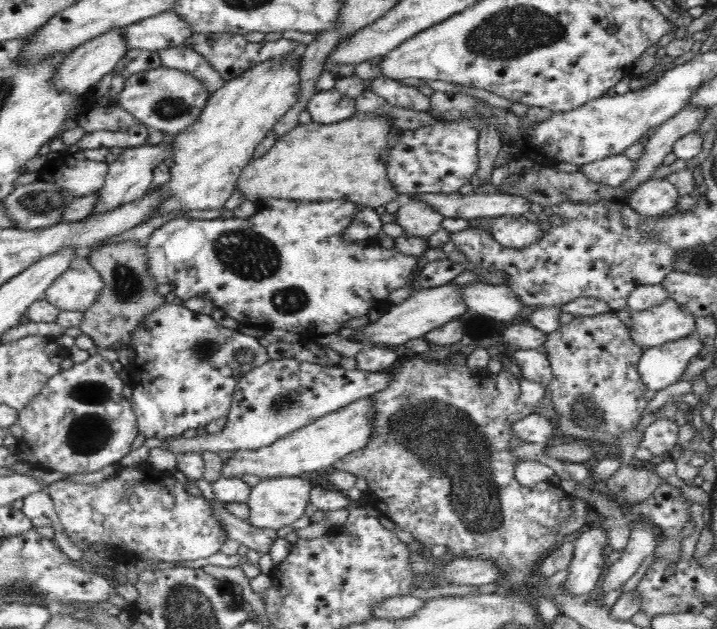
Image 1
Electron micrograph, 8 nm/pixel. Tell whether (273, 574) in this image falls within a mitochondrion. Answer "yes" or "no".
no

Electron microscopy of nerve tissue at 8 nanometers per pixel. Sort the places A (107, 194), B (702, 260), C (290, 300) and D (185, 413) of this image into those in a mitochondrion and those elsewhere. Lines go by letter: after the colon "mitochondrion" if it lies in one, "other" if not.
A: other
B: mitochondrion
C: mitochondrion
D: other

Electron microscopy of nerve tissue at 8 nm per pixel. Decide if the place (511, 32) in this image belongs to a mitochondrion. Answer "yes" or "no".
yes

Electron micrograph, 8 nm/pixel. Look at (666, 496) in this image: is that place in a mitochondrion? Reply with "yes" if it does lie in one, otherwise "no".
no

